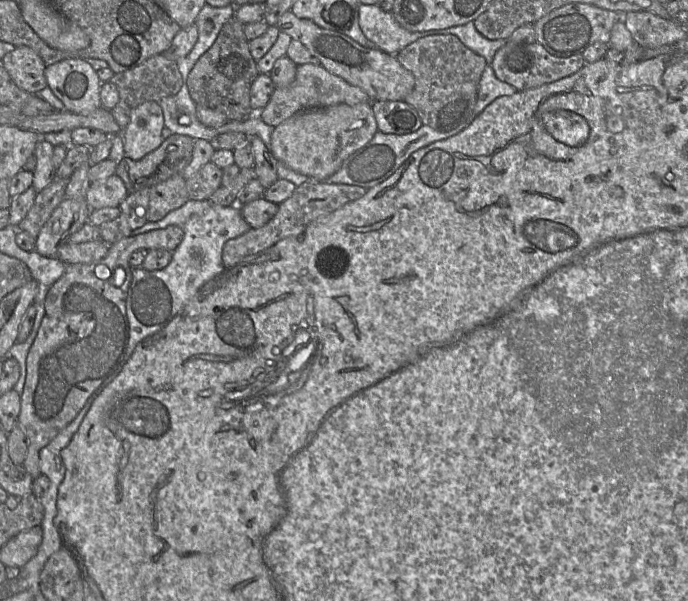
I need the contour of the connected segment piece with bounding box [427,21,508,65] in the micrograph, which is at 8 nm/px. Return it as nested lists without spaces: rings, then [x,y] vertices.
[[[472,21],[445,29],[427,30],[427,33],[428,35],[455,35],[465,46],[483,56],[488,65],[491,65],[495,53],[504,46],[508,40],[490,40],[486,38],[477,31]]]

